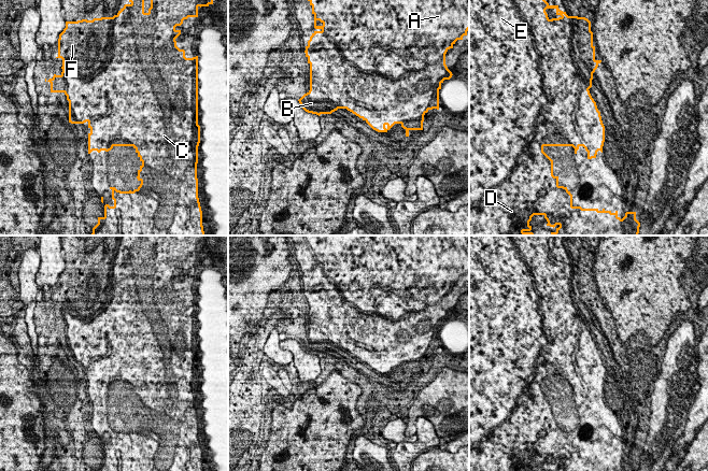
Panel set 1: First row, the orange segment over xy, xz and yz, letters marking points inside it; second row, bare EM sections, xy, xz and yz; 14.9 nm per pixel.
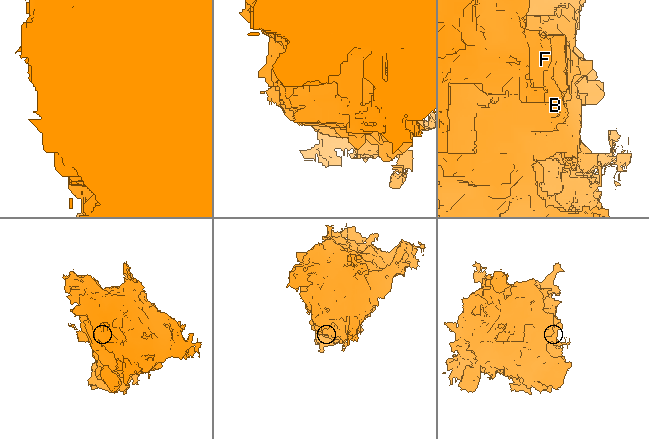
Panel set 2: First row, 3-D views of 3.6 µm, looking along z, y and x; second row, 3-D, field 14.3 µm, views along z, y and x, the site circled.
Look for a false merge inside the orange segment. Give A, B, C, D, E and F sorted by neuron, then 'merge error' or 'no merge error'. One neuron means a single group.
A B C D E F; no merge error

